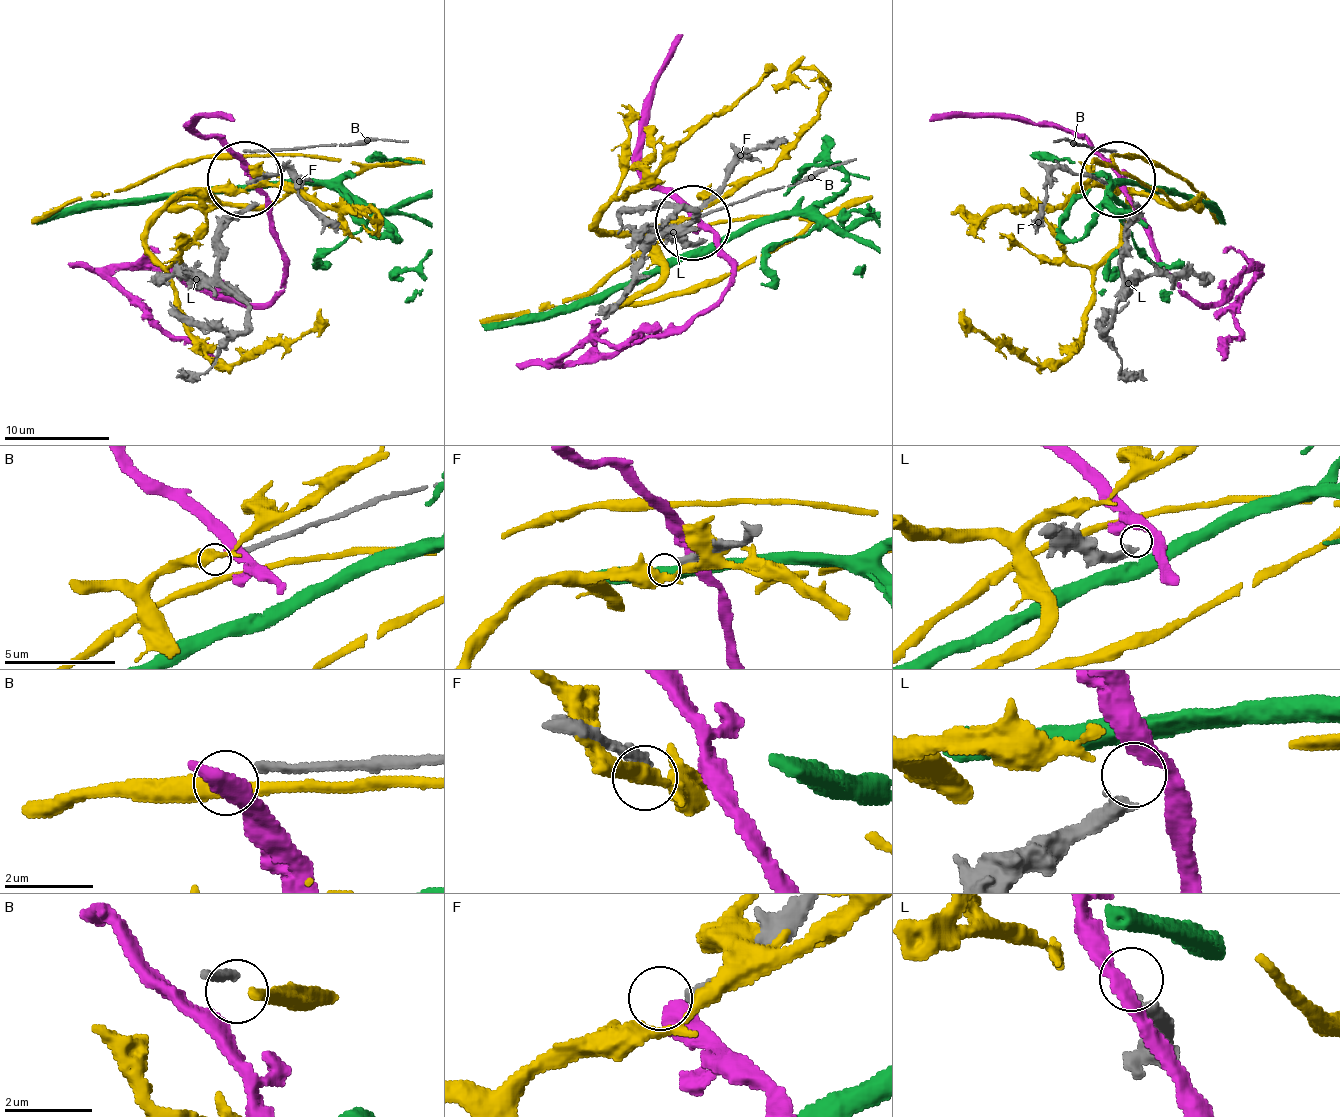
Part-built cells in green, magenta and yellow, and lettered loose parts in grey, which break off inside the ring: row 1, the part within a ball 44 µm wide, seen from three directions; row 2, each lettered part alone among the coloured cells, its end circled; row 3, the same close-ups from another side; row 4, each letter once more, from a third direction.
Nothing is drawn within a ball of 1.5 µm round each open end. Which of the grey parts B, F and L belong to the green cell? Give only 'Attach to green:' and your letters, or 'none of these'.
Attach to green: none of these

